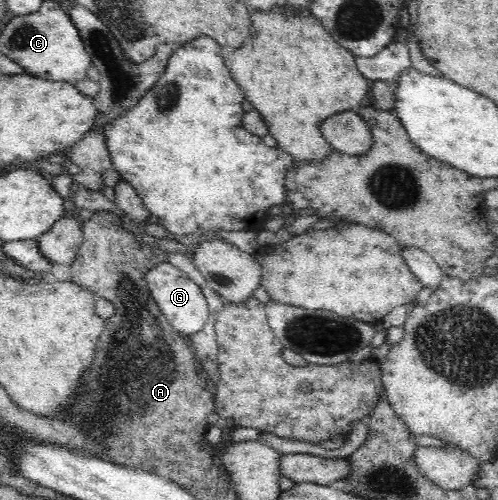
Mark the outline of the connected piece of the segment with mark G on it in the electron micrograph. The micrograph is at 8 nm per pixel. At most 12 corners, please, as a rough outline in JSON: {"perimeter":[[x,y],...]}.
{"perimeter":[[168,261],[149,269],[150,294],[187,338],[210,312],[201,287]]}

